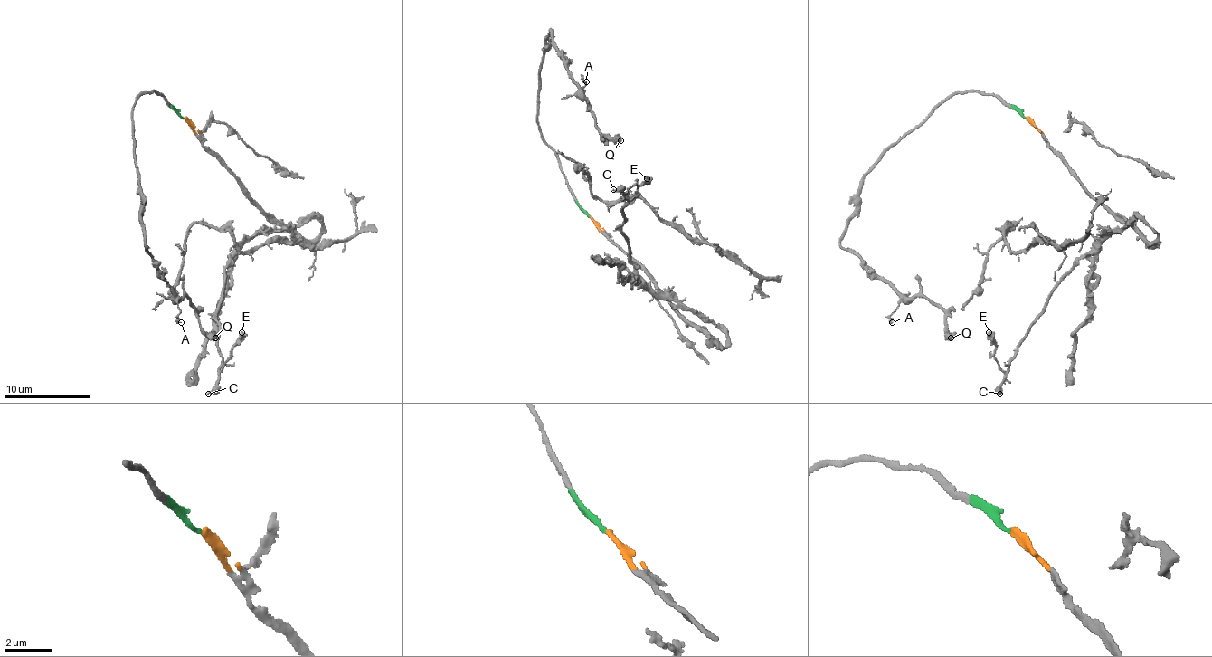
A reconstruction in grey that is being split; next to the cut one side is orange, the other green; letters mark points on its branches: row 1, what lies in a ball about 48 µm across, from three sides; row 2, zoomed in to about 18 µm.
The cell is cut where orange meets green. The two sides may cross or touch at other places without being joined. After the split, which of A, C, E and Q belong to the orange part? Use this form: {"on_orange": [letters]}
{"on_orange": ["C", "E"]}

